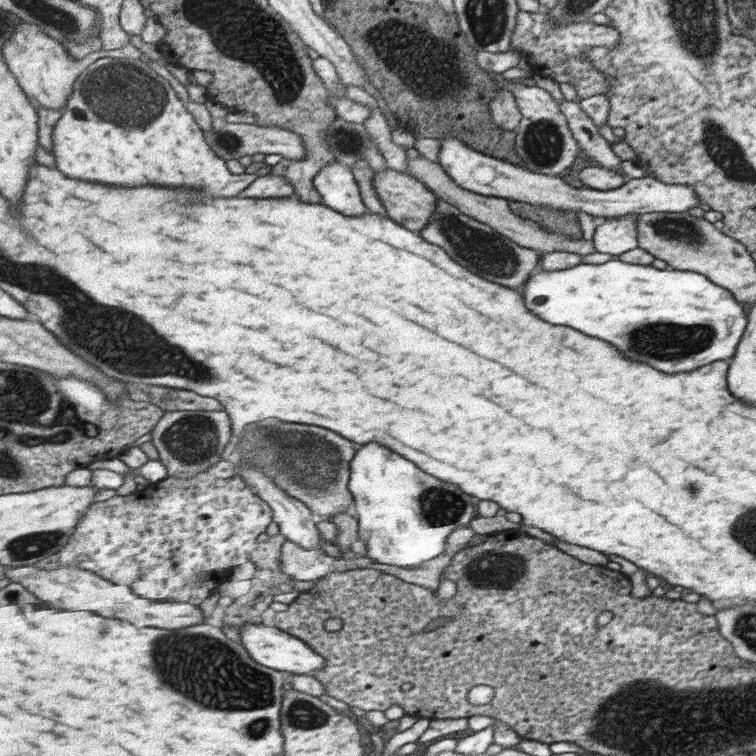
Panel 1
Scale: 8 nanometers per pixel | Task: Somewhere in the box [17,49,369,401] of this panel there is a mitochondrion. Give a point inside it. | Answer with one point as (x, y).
(120, 96)

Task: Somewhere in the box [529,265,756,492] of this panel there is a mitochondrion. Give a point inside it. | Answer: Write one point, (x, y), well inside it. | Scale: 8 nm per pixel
(660, 341)

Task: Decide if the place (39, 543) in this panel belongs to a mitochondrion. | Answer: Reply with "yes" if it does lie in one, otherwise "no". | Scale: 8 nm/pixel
yes

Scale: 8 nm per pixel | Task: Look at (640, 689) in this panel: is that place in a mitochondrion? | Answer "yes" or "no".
yes

